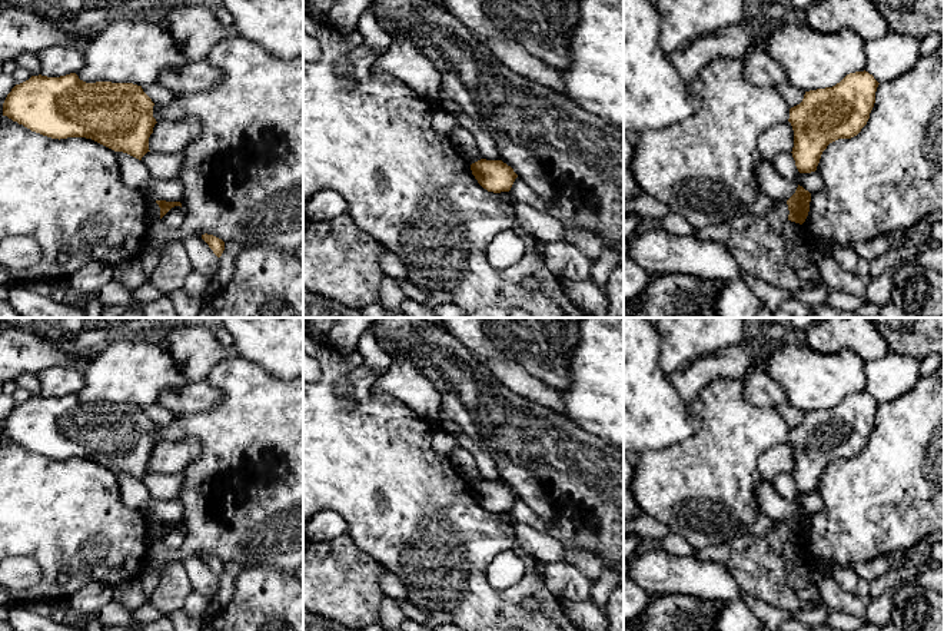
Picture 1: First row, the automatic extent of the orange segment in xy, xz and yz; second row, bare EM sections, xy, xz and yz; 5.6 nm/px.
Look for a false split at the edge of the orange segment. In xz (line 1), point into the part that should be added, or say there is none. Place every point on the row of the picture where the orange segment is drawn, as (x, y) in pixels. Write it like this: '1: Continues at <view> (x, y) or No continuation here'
1: No continuation here

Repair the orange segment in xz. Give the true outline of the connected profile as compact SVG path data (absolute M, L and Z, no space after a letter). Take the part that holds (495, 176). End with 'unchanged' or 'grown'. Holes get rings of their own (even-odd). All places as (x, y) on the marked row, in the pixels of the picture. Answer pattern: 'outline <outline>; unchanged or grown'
outline M481 159L471 165L472 175L488 192L509 192L518 175L502 160Z; unchanged

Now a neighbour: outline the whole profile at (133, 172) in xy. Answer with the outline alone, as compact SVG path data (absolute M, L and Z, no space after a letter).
M116 152L116 155L120 166L122 180L129 187L142 187L152 177L149 169L142 160L123 152Z

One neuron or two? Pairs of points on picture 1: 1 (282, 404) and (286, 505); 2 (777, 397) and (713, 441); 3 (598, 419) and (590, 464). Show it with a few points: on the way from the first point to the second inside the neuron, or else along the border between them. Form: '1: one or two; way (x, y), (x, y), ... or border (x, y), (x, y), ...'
1: one; way (230, 455), (198, 485), (205, 521), (235, 530)
2: two; border (743, 379), (744, 395), (753, 404), (774, 408)
3: two; border (569, 418), (578, 427), (598, 435), (608, 444)

